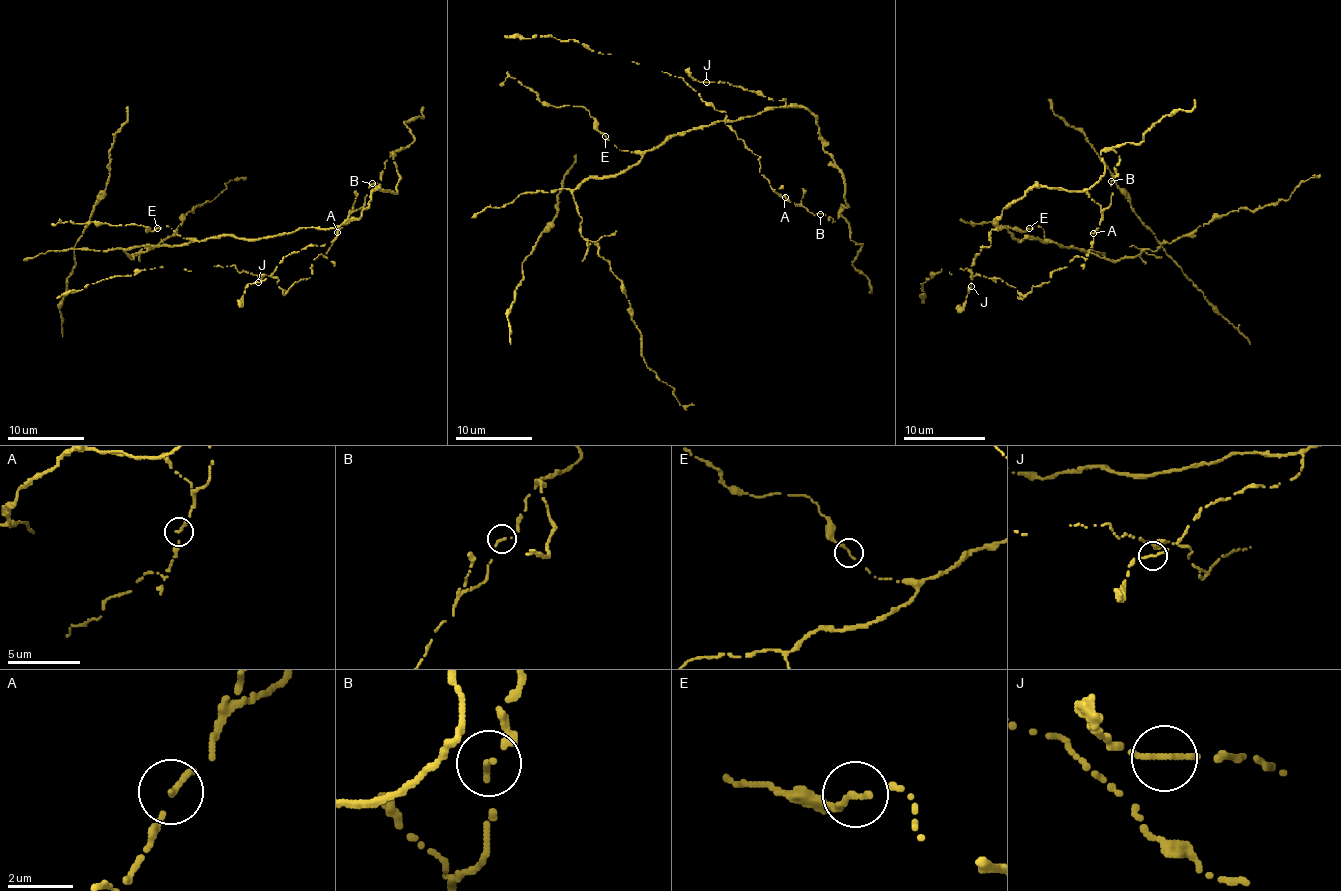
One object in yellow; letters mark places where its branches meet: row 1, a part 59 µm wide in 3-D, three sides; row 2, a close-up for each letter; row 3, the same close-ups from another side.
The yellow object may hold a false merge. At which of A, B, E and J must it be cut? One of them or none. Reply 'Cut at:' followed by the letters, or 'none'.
Cut at: none

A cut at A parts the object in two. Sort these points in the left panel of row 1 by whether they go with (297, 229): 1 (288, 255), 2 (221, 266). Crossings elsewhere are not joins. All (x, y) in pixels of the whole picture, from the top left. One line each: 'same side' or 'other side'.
1: same side
2: other side

